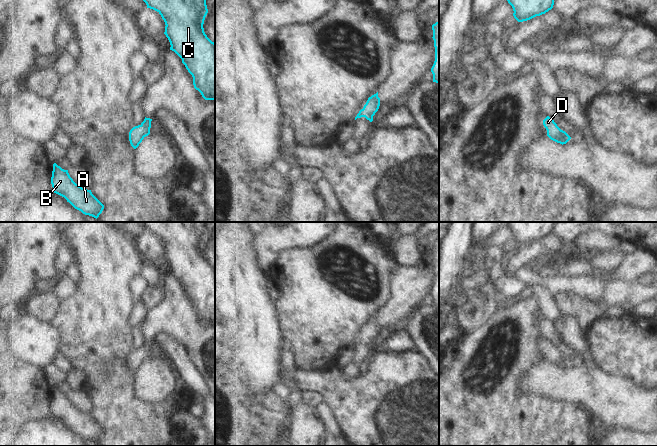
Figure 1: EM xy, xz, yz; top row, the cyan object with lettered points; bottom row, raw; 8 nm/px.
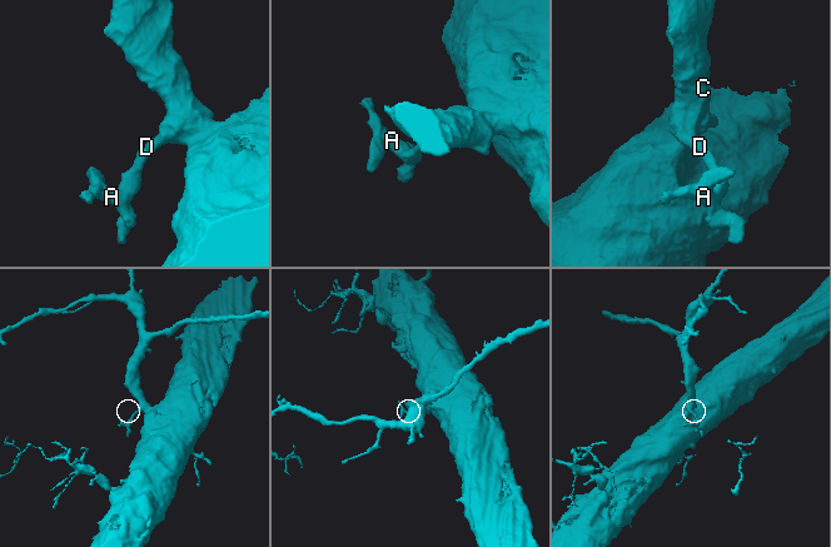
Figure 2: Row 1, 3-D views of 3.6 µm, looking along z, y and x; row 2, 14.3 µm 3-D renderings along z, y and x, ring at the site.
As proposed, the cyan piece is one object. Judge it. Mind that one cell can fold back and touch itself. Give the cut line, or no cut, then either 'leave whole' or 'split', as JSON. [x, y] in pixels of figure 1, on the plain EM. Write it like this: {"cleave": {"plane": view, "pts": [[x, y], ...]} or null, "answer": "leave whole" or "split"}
{"cleave": null, "answer": "leave whole"}

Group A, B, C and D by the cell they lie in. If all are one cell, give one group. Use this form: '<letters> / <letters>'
A B C D

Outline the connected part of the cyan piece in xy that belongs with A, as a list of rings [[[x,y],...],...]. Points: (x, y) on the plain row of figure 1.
[[[53,388],[51,401],[53,416],[64,421],[75,433],[85,439],[98,442],[104,429],[92,418],[91,414],[82,412],[70,401],[68,394]]]

